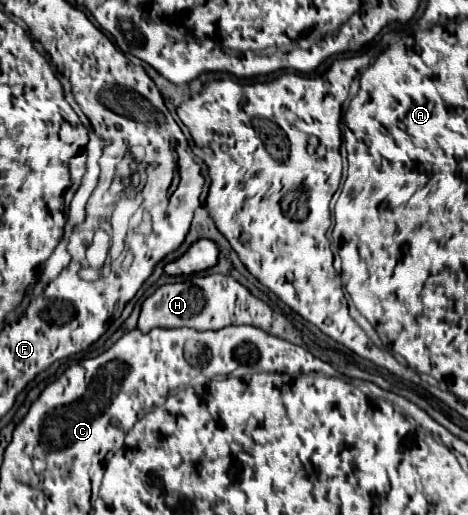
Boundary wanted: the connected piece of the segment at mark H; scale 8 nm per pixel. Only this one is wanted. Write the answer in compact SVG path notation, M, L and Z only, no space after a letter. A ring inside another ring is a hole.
M194 275L186 281L168 283L158 287L144 303L138 319L140 331L150 331L154 327L192 327L198 331L222 329L228 325L252 325L262 331L284 337L288 319L272 311L262 299L254 297L244 285L234 281L230 275Z

